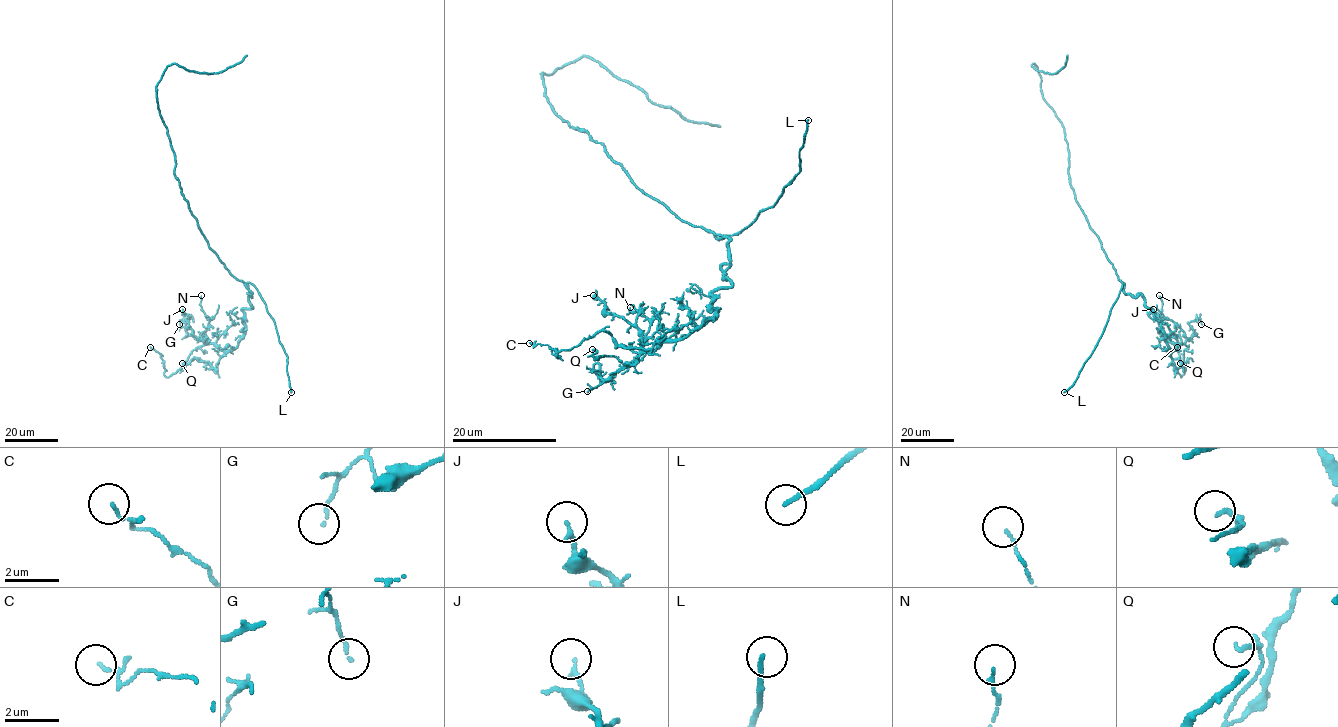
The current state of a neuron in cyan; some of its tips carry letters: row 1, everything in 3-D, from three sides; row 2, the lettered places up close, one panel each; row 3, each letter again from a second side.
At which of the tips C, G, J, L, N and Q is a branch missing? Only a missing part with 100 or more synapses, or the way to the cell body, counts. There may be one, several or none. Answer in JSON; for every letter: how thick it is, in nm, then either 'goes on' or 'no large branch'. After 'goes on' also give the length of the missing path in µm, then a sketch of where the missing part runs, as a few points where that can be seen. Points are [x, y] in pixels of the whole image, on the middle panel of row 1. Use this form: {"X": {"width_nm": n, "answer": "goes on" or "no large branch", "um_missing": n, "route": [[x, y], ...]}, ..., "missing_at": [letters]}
{"C": {"width_nm": 70, "answer": "no large branch"}, "G": {"width_nm": 110, "answer": "no large branch"}, "J": {"width_nm": 160, "answer": "no large branch"}, "L": {"width_nm": 150, "answer": "goes on", "um_missing": 20, "route": [[808, 120], [811, 84], [791, 66]]}, "N": {"width_nm": 100, "answer": "no large branch"}, "Q": {"width_nm": 130, "answer": "no large branch"}, "missing_at": ["L"]}

